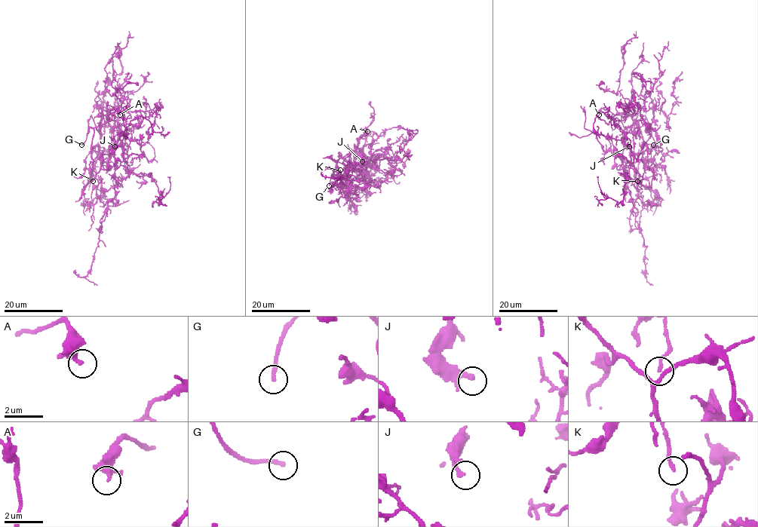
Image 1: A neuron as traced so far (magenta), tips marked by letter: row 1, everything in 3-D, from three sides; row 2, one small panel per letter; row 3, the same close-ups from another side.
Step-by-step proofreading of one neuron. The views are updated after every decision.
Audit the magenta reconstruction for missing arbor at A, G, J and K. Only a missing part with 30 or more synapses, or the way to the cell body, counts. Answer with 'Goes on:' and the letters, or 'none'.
Goes on: G

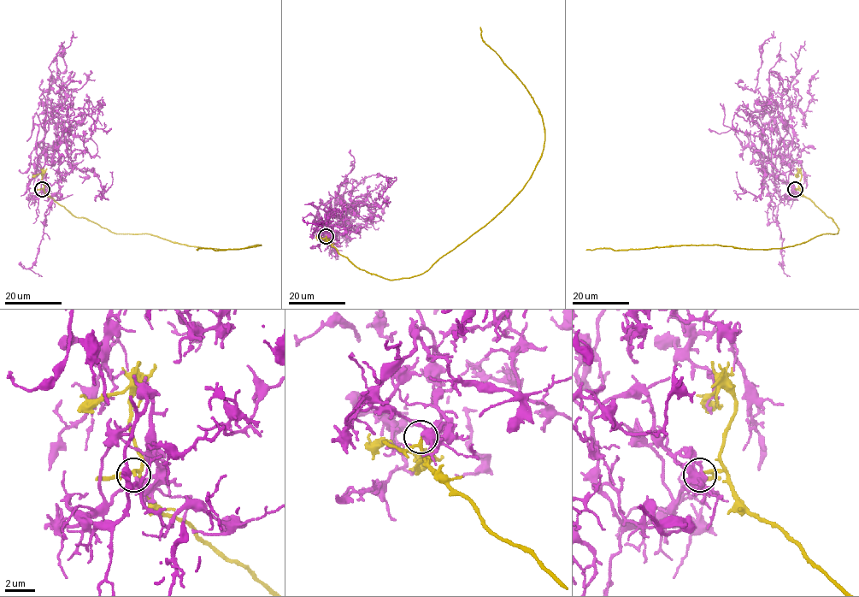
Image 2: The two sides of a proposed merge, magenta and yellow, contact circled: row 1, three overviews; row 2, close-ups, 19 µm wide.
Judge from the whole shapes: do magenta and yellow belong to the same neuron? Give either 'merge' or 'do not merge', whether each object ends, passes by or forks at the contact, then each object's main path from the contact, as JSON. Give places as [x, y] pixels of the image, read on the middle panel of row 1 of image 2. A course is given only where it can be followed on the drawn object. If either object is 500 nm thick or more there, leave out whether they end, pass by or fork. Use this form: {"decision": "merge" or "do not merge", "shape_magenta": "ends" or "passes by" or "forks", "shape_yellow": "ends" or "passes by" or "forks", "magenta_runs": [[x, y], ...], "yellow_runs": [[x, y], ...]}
{"decision": "do not merge", "shape_magenta": "passes by", "shape_yellow": "passes by", "magenta_runs": [[326, 236], [331, 233], [320, 199], [318, 221], [332, 229], [323, 229], [350, 237], [348, 246]], "yellow_runs": [[326, 236], [361, 269], [410, 278], [485, 226], [523, 187], [542, 152], [542, 115], [479, 27]]}

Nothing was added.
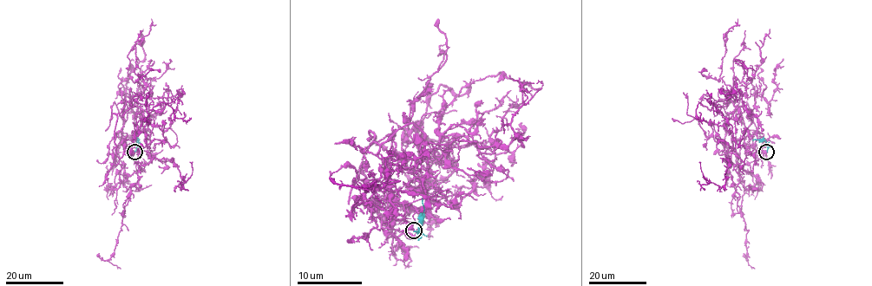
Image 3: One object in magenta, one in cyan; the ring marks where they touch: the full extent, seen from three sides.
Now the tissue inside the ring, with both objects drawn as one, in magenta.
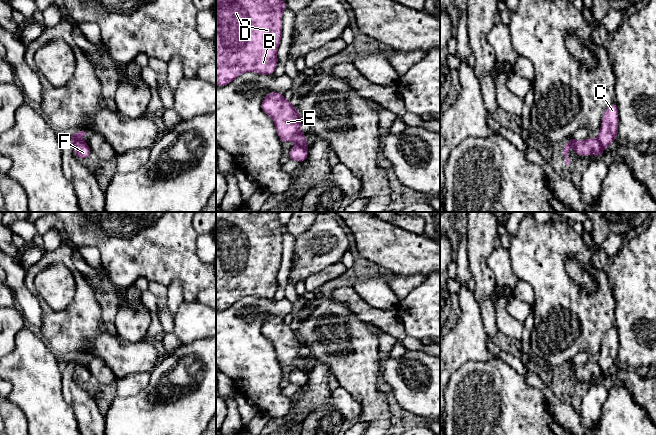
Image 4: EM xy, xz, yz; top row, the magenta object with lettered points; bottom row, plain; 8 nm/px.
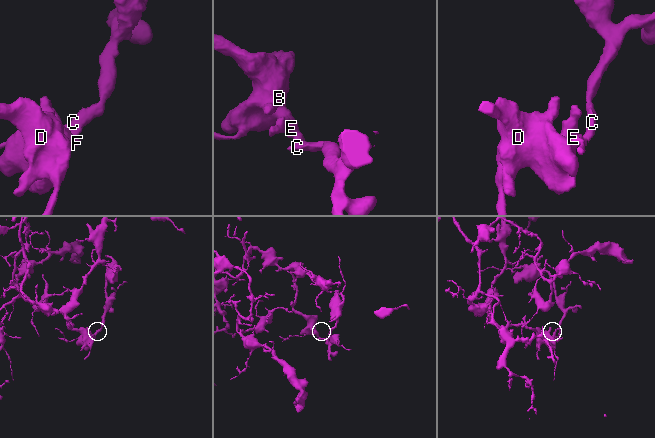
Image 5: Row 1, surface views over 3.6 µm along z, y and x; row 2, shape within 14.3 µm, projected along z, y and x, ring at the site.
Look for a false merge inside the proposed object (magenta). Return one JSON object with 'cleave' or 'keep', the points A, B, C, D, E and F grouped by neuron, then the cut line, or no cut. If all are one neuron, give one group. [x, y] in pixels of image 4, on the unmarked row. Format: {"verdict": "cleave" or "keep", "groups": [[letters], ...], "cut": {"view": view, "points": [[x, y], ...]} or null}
{"verdict": "cleave", "groups": [["A", "B", "D", "E", "F"], ["C"]], "cut": {"view": "xz", "points": [[297, 368], [307, 372]]}}

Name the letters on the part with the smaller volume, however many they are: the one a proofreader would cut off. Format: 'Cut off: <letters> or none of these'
Cut off: C

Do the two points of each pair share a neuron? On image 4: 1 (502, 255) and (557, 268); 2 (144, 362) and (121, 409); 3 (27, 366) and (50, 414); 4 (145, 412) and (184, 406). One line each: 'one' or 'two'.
1: two
2: two
3: one
4: one

